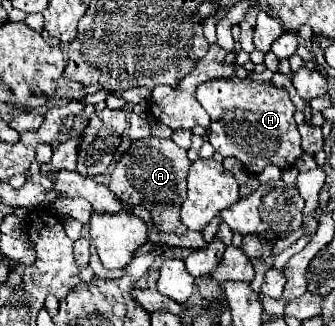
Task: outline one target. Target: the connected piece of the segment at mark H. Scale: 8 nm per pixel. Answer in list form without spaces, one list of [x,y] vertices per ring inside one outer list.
[[[212,79],[198,87],[196,97],[200,105],[208,111],[212,123],[208,129],[208,141],[222,157],[238,159],[248,173],[258,175],[266,165],[276,165],[278,169],[288,169],[302,155],[300,133],[296,129],[294,111],[296,107],[290,101],[290,95],[284,87],[276,87],[272,81],[246,81],[246,79]]]

